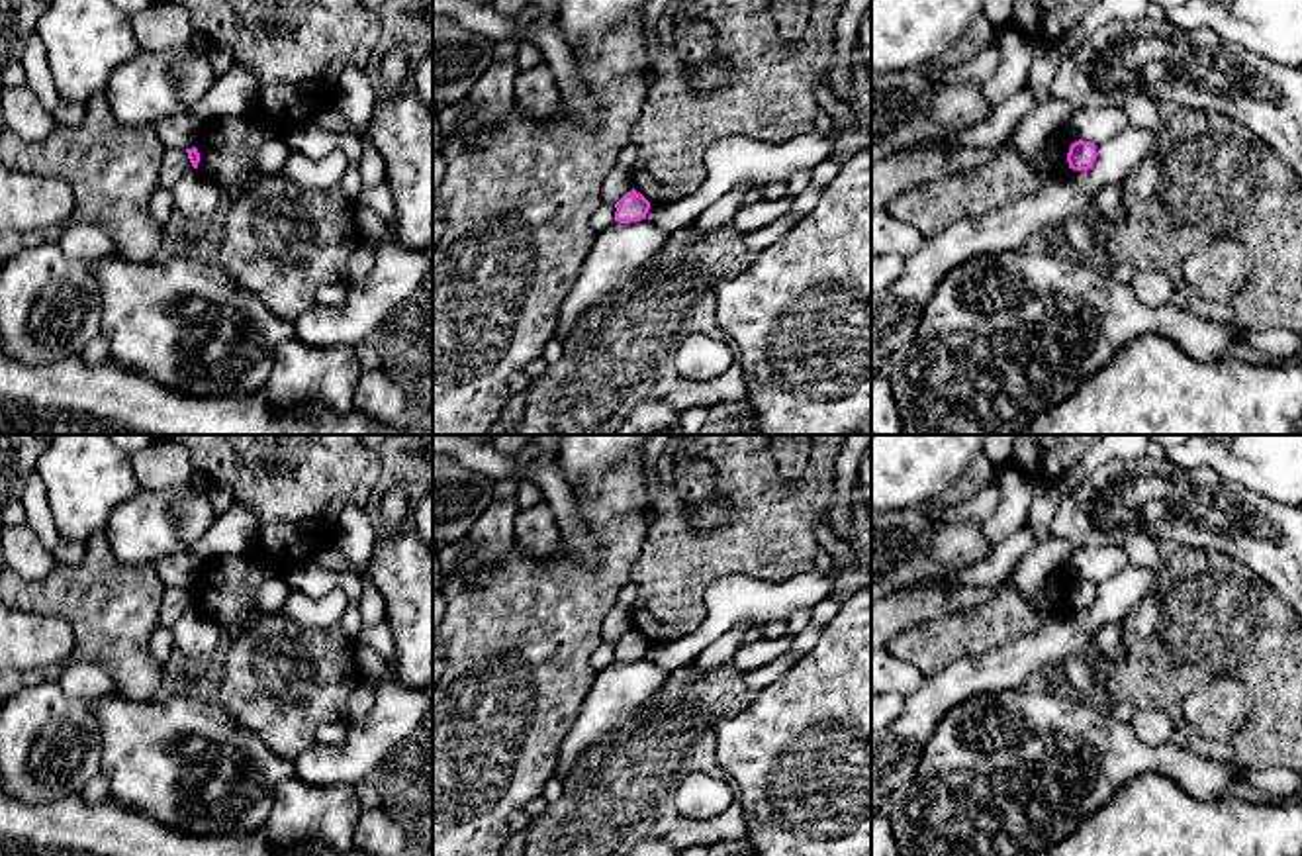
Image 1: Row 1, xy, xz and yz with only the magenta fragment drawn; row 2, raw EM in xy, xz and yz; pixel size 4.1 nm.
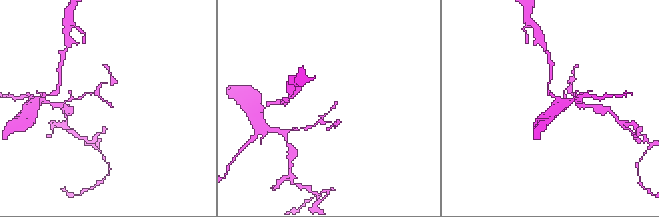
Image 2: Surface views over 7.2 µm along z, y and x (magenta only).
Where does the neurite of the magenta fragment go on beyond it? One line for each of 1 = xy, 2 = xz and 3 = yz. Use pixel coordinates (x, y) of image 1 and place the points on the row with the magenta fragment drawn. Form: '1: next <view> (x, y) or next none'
1: next none
2: next none
3: next none

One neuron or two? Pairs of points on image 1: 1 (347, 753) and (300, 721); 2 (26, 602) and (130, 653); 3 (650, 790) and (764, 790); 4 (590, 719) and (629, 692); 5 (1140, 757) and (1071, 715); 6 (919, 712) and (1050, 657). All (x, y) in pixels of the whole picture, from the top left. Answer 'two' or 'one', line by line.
1: two
2: one
3: two
4: one
5: one
6: one

